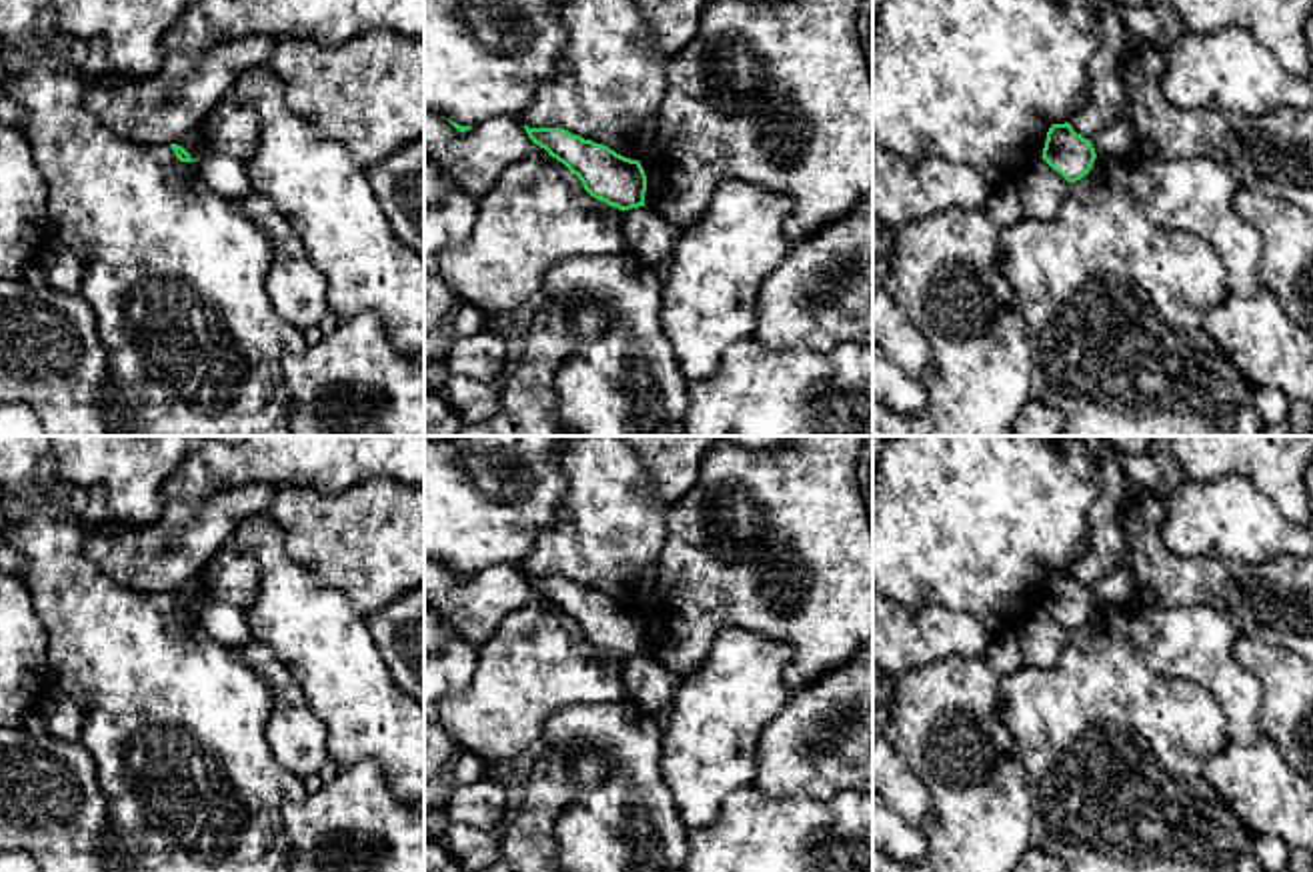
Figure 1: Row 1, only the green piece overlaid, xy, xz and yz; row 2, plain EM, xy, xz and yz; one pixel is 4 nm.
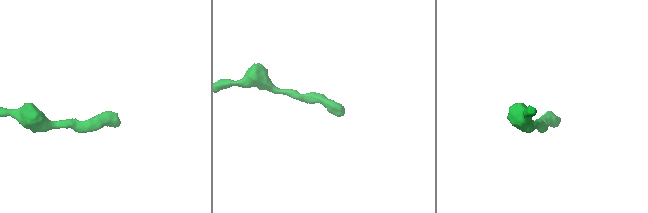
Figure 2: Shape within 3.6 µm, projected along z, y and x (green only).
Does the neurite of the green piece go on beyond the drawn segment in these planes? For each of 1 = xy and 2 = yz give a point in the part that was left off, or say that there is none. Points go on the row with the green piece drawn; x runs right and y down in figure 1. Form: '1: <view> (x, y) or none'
1: none
2: none

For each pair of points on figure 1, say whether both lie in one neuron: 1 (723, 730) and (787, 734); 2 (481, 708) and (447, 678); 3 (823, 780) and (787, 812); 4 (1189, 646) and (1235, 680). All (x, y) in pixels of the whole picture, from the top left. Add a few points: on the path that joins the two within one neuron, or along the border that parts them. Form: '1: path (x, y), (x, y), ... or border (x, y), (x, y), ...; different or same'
1: border (789, 696), (759, 732), (753, 778); different
2: border (479, 648), (473, 680), (445, 698); different
3: border (757, 788), (769, 796), (825, 800), (849, 792); different
4: path (1201, 654), (1223, 676); same

